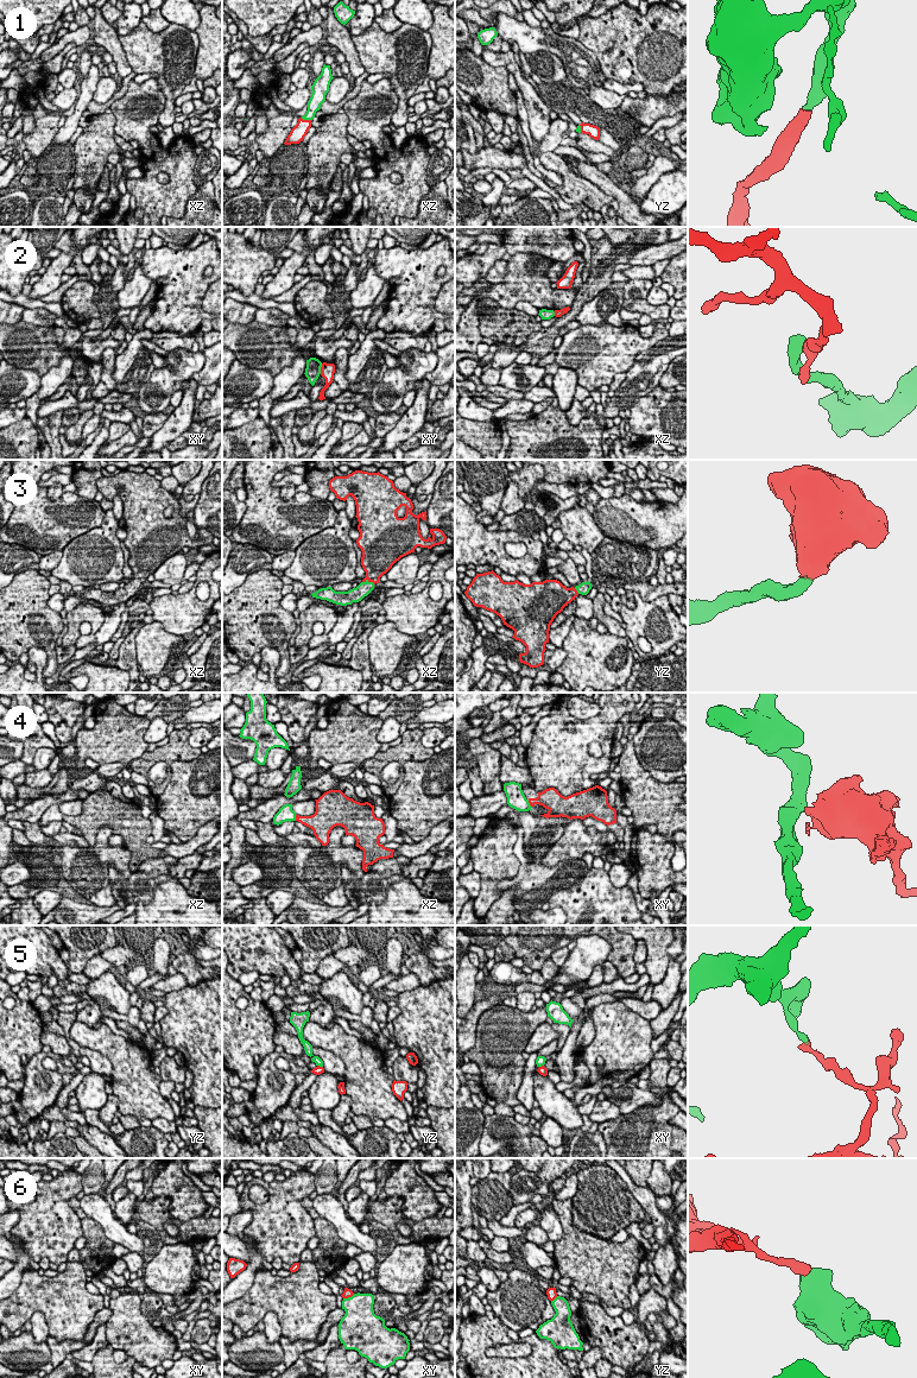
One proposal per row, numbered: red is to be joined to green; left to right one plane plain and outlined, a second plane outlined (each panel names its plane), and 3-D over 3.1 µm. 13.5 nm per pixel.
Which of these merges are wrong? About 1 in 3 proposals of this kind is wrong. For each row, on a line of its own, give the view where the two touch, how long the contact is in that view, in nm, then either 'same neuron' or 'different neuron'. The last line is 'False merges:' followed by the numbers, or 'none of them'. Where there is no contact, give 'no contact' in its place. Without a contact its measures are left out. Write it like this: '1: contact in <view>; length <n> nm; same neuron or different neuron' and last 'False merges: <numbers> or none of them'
1: contact in xz; length 160 nm; same neuron
2: contact in xy; length 150 nm; different neuron
3: contact in xz; length 180 nm; same neuron
4: contact in xz; length 80 nm; different neuron
5: contact in yz; length 90 nm; different neuron
6: contact in xy; length 170 nm; different neuron
False merges: 2, 4, 5, 6

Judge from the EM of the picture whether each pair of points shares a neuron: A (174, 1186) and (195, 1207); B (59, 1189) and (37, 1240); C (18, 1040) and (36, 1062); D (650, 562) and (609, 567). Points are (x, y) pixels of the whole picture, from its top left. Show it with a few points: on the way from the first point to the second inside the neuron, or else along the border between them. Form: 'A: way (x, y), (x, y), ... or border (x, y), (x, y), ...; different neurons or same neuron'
A: way (176, 1192), (179, 1192), (189, 1201); same neuron
B: way (51, 1202), (49, 1227); same neuron
C: border (40, 1050), (29, 1061); different neurons
D: way (640, 562), (619, 562); same neuron

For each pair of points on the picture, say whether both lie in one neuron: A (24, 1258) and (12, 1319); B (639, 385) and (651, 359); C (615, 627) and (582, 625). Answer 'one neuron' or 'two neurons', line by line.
A: two neurons
B: one neuron
C: two neurons

